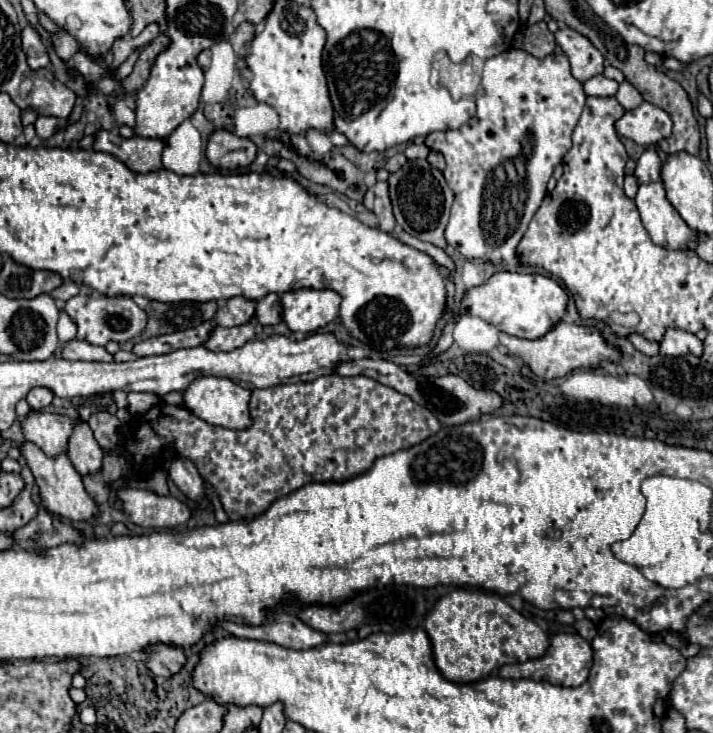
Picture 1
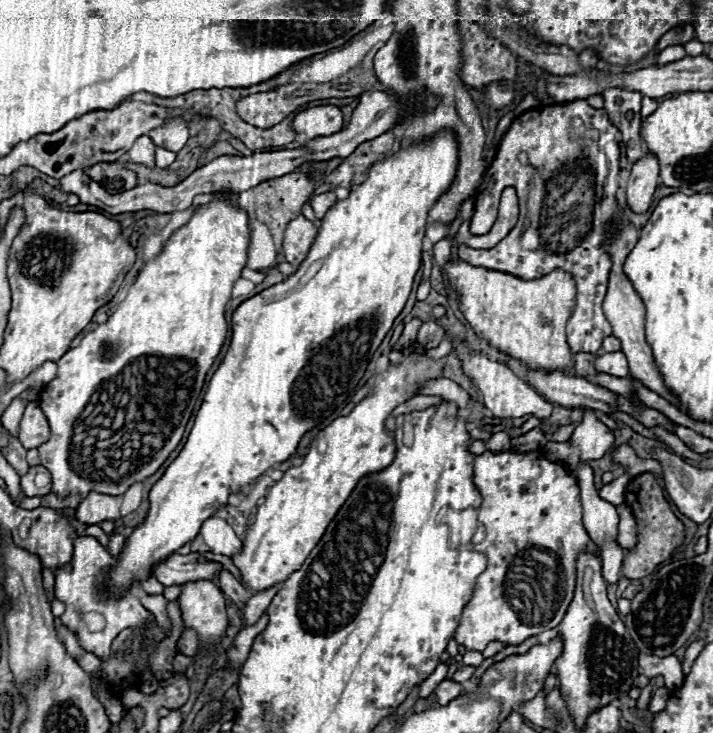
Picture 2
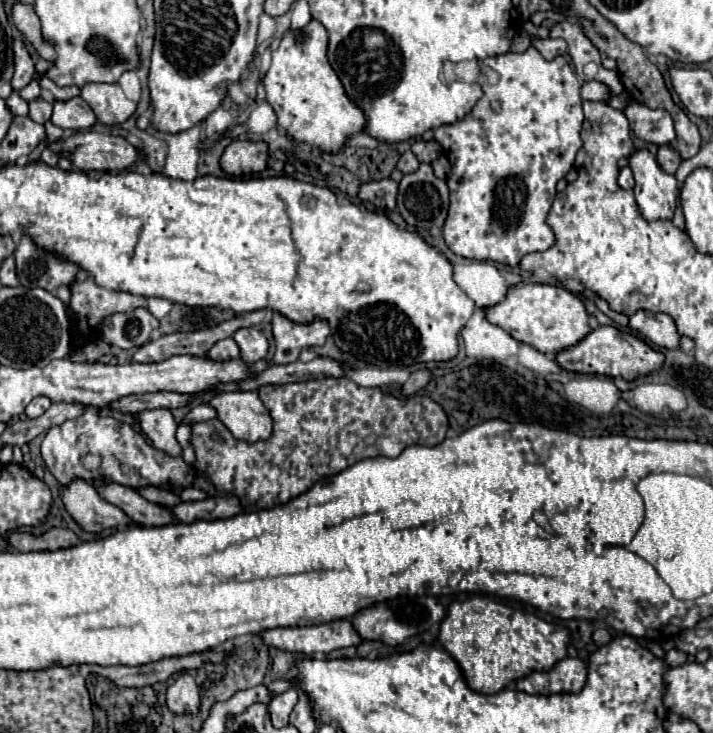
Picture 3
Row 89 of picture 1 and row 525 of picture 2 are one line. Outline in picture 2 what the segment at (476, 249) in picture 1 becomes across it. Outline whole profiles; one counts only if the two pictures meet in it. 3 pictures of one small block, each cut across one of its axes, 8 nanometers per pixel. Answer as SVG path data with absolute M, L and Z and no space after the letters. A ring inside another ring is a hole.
M540 450L536 452L484 452L474 460L474 484L482 494L478 522L486 530L486 538L474 544L474 550L488 554L488 568L476 582L474 596L470 598L454 640L466 650L482 652L490 642L504 642L518 646L526 638L544 630L556 628L574 594L576 582L576 554L596 552L596 544L588 538L582 526L580 488L576 478L560 464L548 462Z

